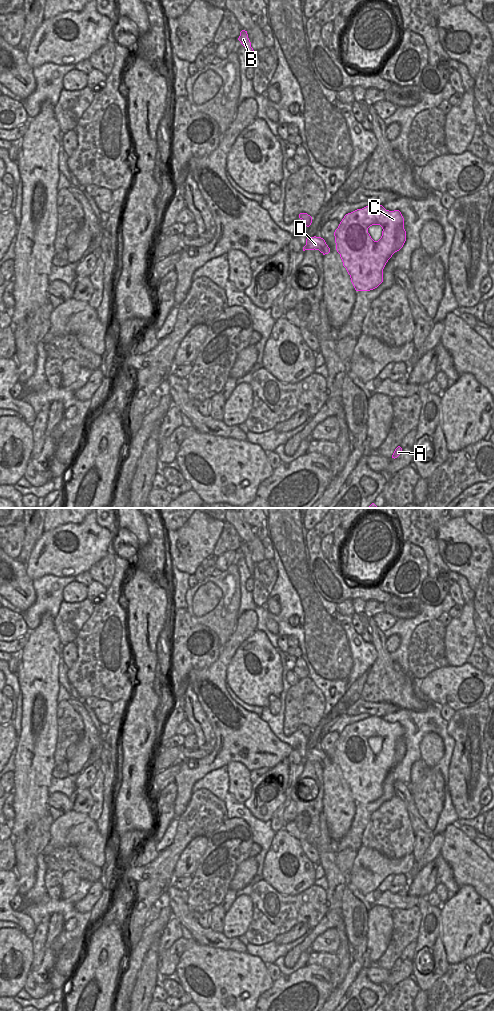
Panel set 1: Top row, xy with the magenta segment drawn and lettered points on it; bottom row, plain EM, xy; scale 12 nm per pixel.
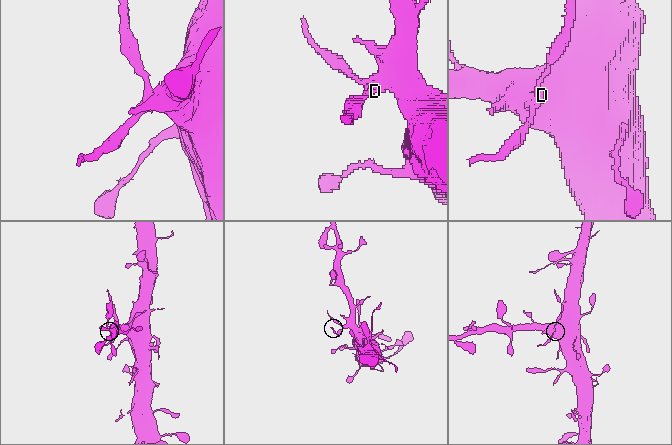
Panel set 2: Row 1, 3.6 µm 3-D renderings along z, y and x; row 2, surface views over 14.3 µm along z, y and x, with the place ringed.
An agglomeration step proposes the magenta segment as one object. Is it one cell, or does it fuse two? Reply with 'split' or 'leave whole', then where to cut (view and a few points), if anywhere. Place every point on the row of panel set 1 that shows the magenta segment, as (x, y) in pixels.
split; cut in xy along (311, 220), (305, 224)

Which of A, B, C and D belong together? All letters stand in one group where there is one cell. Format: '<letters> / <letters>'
A C D / B

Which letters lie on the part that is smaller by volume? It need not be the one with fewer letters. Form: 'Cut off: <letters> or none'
Cut off: B

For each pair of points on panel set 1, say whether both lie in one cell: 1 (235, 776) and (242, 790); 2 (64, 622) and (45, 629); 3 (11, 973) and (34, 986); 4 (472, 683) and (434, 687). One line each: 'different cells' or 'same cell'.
1: same cell
2: different cells
3: different cells
4: same cell

